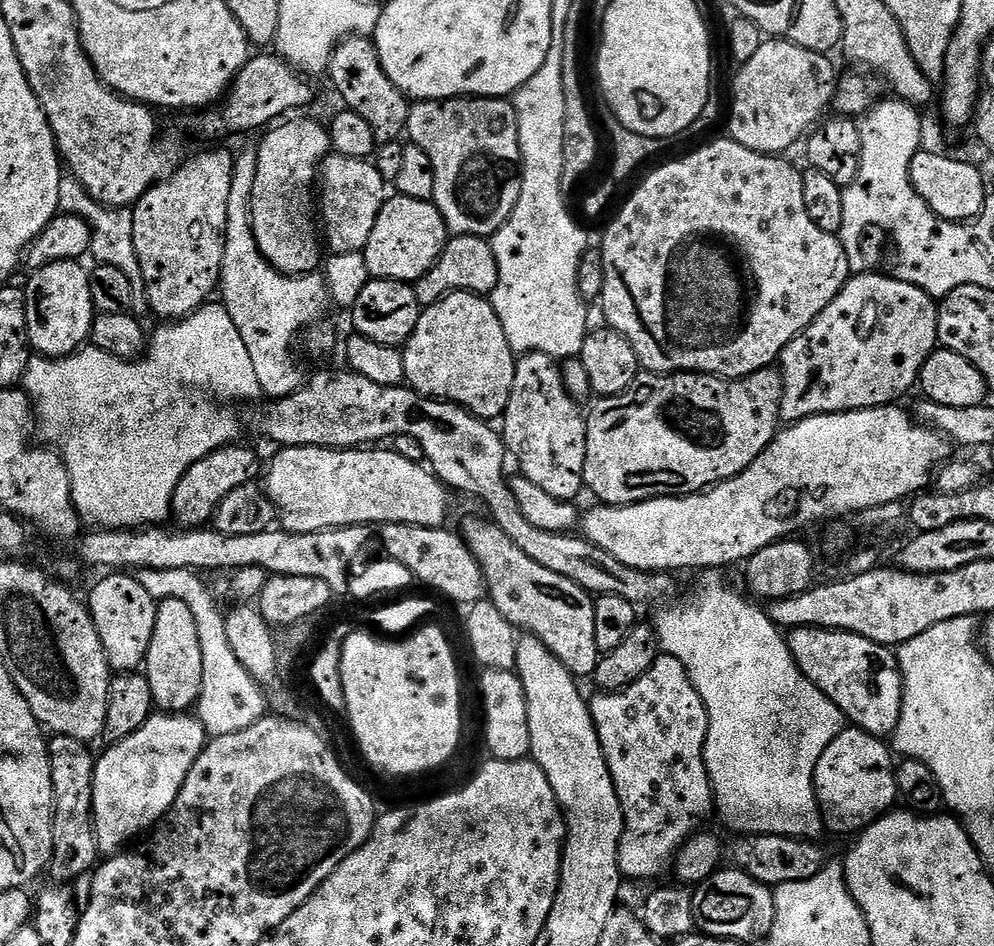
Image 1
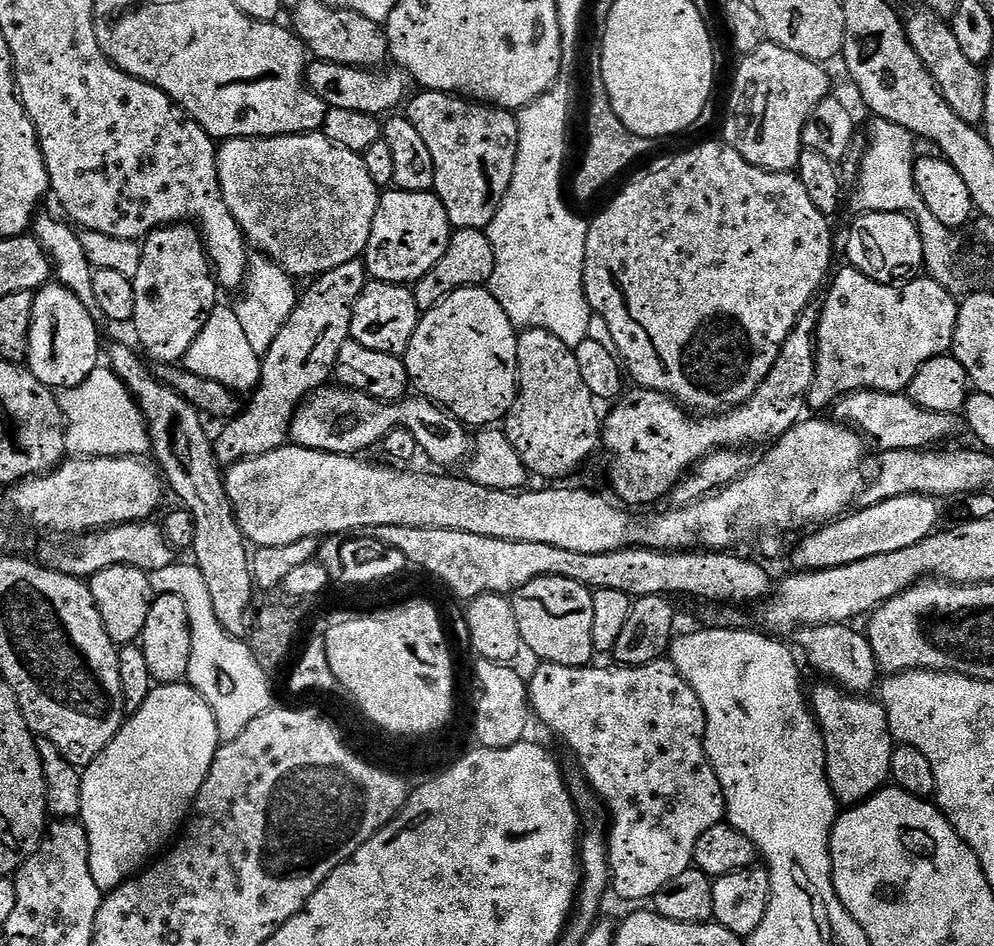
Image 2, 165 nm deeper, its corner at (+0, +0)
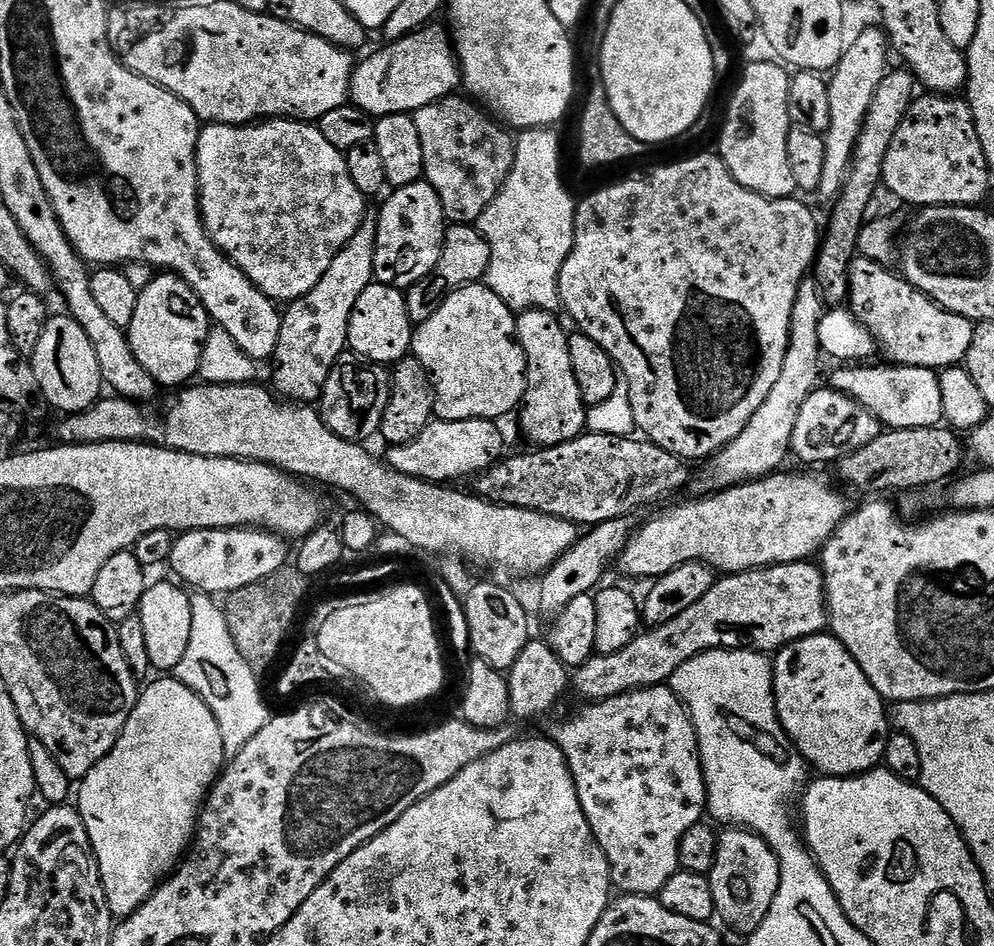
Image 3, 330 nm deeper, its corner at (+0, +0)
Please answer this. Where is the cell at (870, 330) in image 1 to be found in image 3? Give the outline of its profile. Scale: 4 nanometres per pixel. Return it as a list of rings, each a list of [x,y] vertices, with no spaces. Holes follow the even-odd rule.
[[[857,255],[848,279],[847,303],[872,335],[875,347],[884,355],[881,357],[893,366],[905,364],[933,370],[963,365],[968,359],[970,342],[974,342],[973,321],[938,306],[938,302],[919,292],[903,275],[895,276],[891,271],[891,267]]]

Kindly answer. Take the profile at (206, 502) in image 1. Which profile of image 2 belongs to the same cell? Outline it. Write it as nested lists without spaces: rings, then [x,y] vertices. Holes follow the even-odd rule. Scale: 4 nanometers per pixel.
[[[359,259],[346,262],[346,266],[338,266],[326,274],[315,277],[314,282],[309,283],[312,285],[305,292],[303,289],[302,295],[297,299],[294,314],[290,314],[286,326],[282,326],[278,338],[274,338],[274,346],[270,346],[270,350],[260,361],[260,383],[251,393],[252,401],[246,404],[243,411],[231,417],[225,423],[228,425],[220,433],[215,433],[216,458],[221,465],[231,466],[240,460],[250,460],[254,456],[270,454],[289,443],[292,434],[292,419],[297,408],[313,392],[325,387],[333,379],[338,362],[338,350],[342,350],[342,346],[350,338],[352,311],[362,290],[369,283],[370,277],[365,261]]]

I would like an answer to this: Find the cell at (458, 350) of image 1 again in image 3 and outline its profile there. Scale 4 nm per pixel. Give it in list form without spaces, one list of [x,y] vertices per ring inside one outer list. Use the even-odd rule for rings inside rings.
[[[483,283],[468,284],[464,288],[457,290],[454,294],[450,294],[450,298],[446,298],[446,302],[442,302],[442,306],[438,306],[438,310],[434,314],[430,314],[430,318],[426,318],[426,322],[415,325],[412,333],[411,355],[416,357],[421,367],[424,368],[425,374],[428,375],[428,383],[434,397],[434,412],[441,420],[503,421],[503,416],[508,416],[511,412],[513,415],[519,409],[524,398],[524,392],[528,388],[526,358],[524,357],[520,341],[516,339],[516,316],[511,308],[505,306],[502,298],[498,298],[498,294],[491,292]]]

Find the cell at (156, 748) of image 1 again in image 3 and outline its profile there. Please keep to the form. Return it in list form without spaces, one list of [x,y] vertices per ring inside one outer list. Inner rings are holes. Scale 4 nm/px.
[[[175,678],[156,679],[160,680],[154,681],[145,692],[143,689],[137,695],[134,710],[130,714],[130,718],[126,722],[118,742],[114,742],[110,754],[106,754],[106,758],[102,758],[102,762],[98,762],[98,766],[94,766],[94,770],[90,770],[90,774],[86,774],[78,784],[78,796],[80,792],[78,811],[84,820],[85,826],[88,827],[90,842],[92,843],[92,849],[96,851],[96,861],[100,867],[100,877],[104,883],[106,902],[110,906],[113,917],[116,918],[134,914],[138,910],[138,906],[142,906],[148,901],[149,896],[159,886],[160,881],[165,879],[179,865],[195,837],[196,825],[200,818],[200,810],[204,806],[204,799],[208,796],[209,790],[216,784],[216,780],[223,772],[226,763],[222,730],[218,730],[218,722],[214,718],[210,706],[206,706],[206,702],[202,697],[194,694],[194,690],[186,687],[181,680]]]

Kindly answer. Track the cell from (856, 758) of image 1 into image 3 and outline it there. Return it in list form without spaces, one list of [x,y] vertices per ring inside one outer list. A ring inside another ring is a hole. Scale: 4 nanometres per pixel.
[[[811,636],[781,648],[774,656],[772,681],[778,718],[802,758],[820,771],[817,773],[860,776],[883,761],[890,735],[886,701],[835,636]]]

